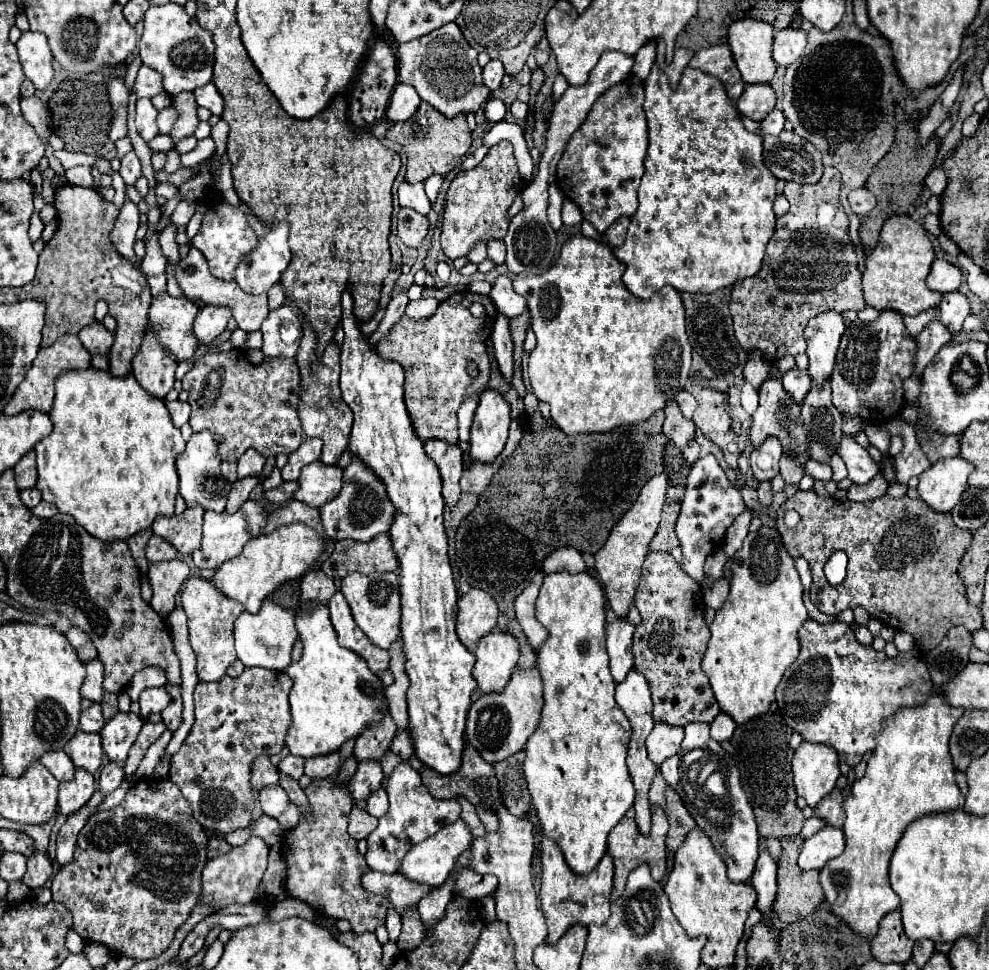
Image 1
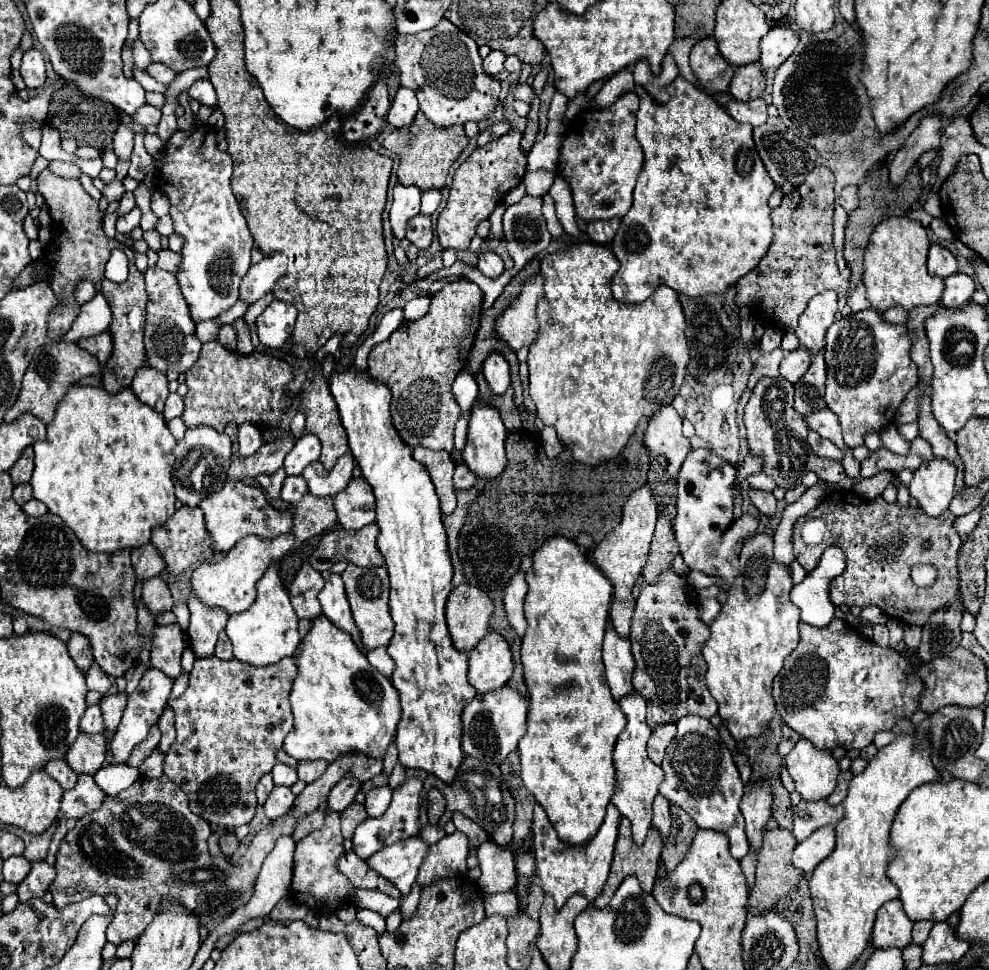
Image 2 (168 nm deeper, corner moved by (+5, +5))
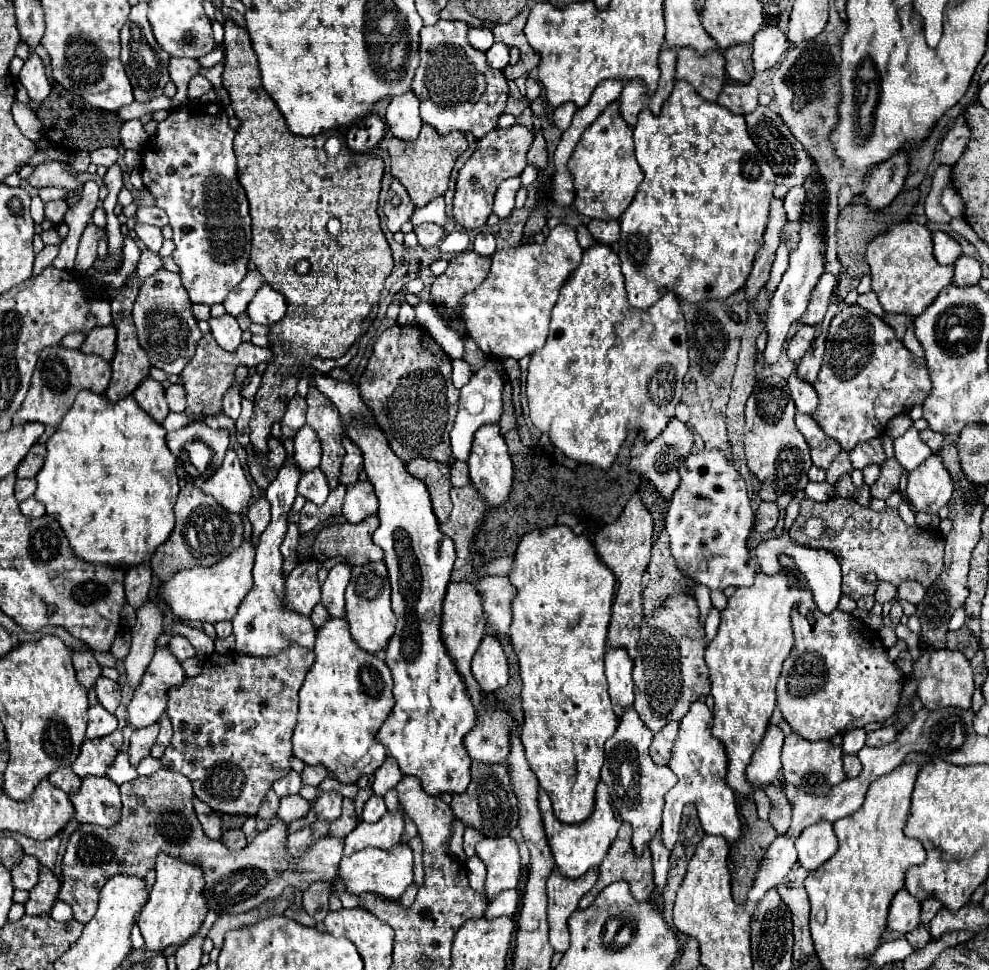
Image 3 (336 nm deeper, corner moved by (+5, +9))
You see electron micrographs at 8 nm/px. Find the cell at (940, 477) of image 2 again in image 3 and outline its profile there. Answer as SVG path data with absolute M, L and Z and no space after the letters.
M930 455L908 475L906 497L916 511L938 513L952 497L954 485L950 473L944 469L938 455Z

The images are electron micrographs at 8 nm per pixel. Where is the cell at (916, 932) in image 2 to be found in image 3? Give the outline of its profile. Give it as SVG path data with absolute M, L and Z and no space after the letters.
M928 899L928 901L924 901L922 903L922 921L920 921L920 925L924 925L924 927L928 927L928 923L932 921L932 917L940 911L940 901L934 901L934 899Z

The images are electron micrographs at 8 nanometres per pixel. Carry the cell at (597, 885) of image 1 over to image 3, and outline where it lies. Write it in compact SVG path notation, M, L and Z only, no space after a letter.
M602 781L598 783L598 789L596 789L594 813L578 825L562 825L554 817L550 799L548 799L546 793L542 793L542 789L538 791L538 807L540 807L540 813L542 813L542 823L544 823L544 831L546 831L546 837L548 837L548 845L552 849L554 859L556 859L556 867L558 867L560 875L564 875L568 879L578 879L586 871L602 865L602 861L606 859L606 851L610 851L610 845L614 843L618 829L622 825L622 819L618 817L618 813L614 813L614 805L610 801L608 787Z

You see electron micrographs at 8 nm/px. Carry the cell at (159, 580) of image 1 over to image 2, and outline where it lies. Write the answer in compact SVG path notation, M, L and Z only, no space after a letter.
M152 577L150 581L144 583L142 601L144 601L146 609L152 615L160 615L160 613L172 611L172 605L174 605L170 589L168 589L168 585L160 577Z

